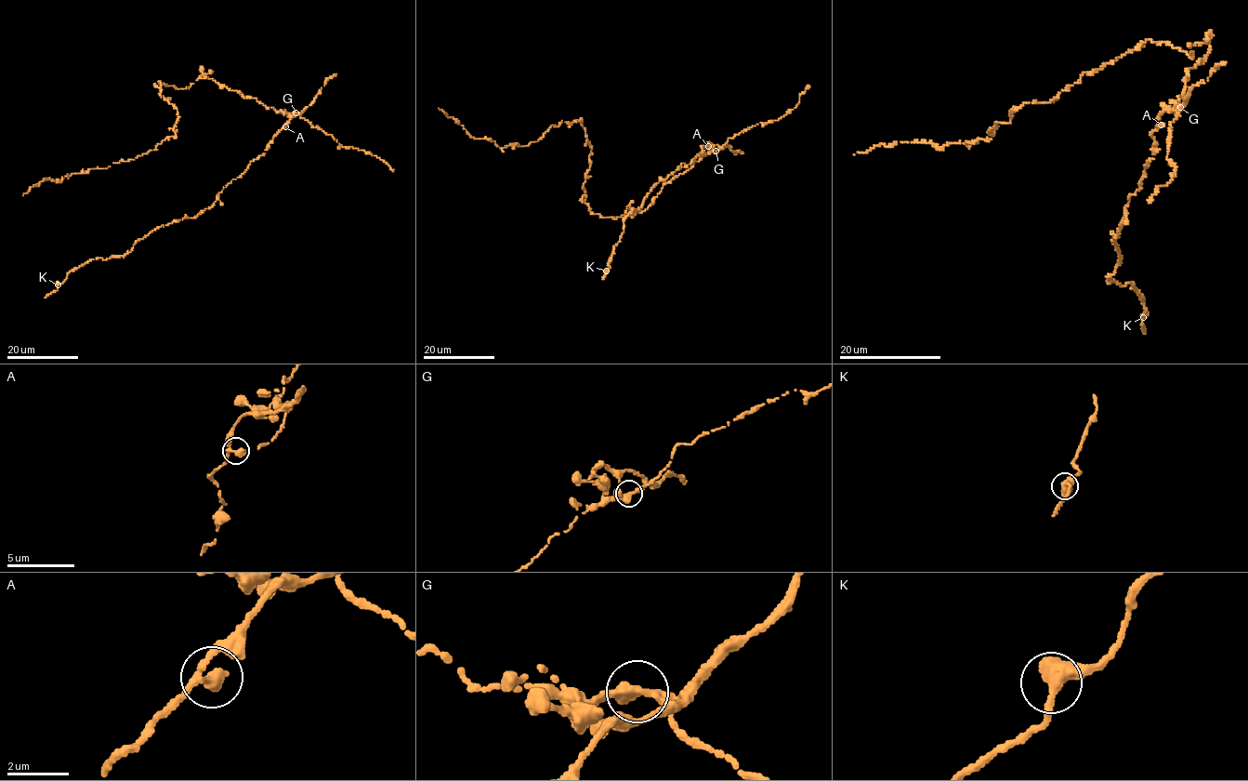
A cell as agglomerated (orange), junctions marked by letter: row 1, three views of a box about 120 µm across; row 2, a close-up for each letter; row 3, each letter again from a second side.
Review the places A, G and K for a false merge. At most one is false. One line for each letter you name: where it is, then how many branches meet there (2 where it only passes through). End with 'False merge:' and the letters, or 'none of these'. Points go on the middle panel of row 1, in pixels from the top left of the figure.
G: at (715, 151); 3 branches meet
False merge: G

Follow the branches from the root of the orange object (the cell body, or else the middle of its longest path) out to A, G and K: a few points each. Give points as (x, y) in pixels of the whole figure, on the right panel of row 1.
A: (1211, 47), (1205, 59), (1188, 69), (1178, 102), (1174, 108), (1161, 113), (1157, 119), (1161, 125)
G: (1211, 47), (1205, 59), (1188, 69), (1185, 87), (1175, 105), (1179, 107)
K: (1211, 47), (1157, 119), (1153, 158), (1112, 240), (1121, 258), (1108, 281), (1133, 284), (1143, 317)

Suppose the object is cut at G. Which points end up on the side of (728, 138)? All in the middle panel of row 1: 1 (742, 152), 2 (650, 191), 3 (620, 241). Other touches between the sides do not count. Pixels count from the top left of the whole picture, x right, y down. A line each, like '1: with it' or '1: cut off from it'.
1: cut off from it
2: cut off from it
3: cut off from it

